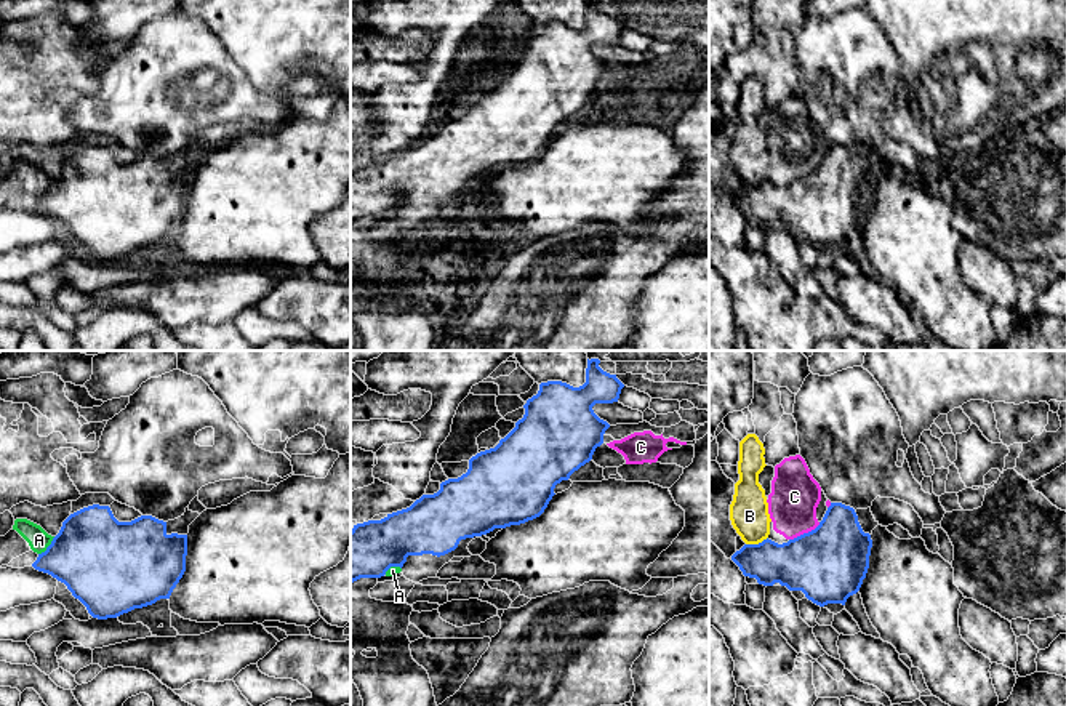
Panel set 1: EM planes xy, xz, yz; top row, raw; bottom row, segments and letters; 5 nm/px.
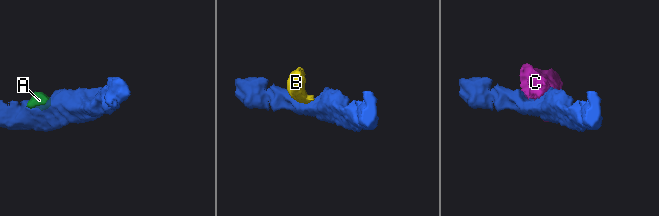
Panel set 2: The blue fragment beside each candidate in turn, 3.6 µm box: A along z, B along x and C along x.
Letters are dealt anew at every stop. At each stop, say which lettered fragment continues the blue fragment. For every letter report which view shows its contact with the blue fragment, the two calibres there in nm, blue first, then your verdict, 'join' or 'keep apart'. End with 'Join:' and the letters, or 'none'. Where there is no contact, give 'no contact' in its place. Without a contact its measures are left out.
A: meets blue in xy; 420 nm thick on the blue side, 110 nm on the other; keep apart
B: meets blue in yz; 260 nm thick on the blue side, 190 nm on the other; keep apart
C: meets blue in yz; 380 nm thick on the blue side, 240 nm on the other; keep apart
Join: none

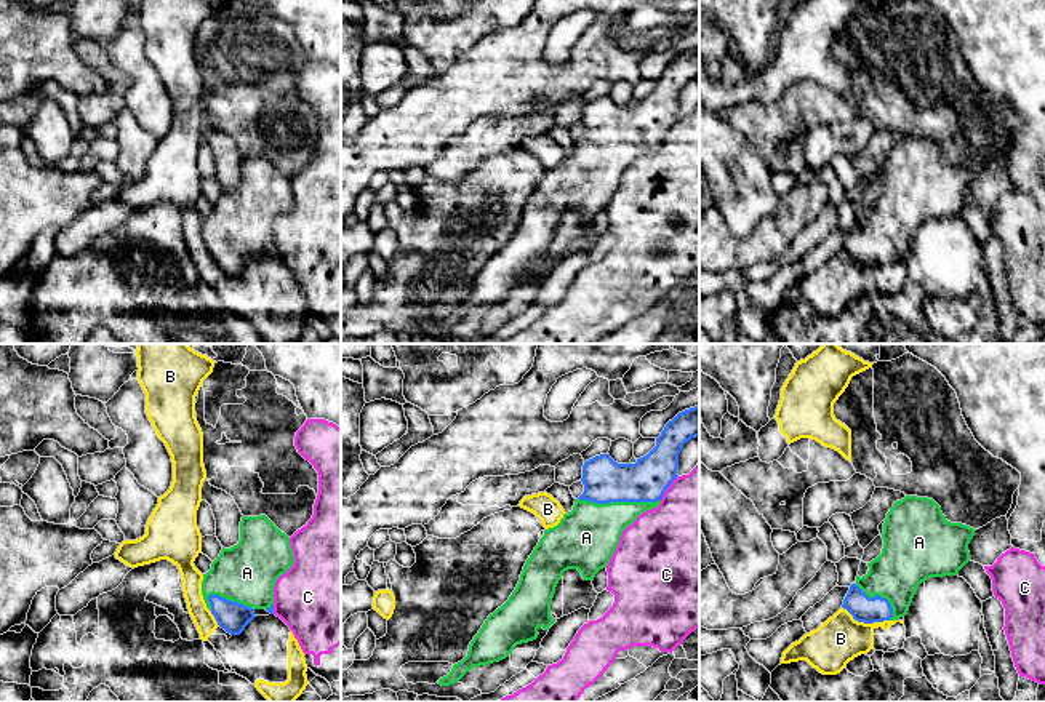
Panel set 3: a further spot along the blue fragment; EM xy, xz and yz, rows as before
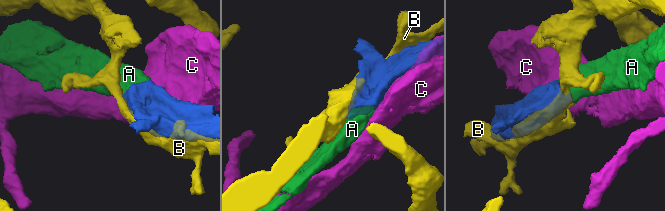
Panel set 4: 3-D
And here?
A: meets blue in xz; 220 nm thick on the blue side, 320 nm on the other; join
B: meets blue in yz; 130 nm thick on the blue side, 240 nm on the other; keep apart
C: meets blue in xz; 220 nm thick on the blue side, 460 nm on the other; keep apart
Join: A

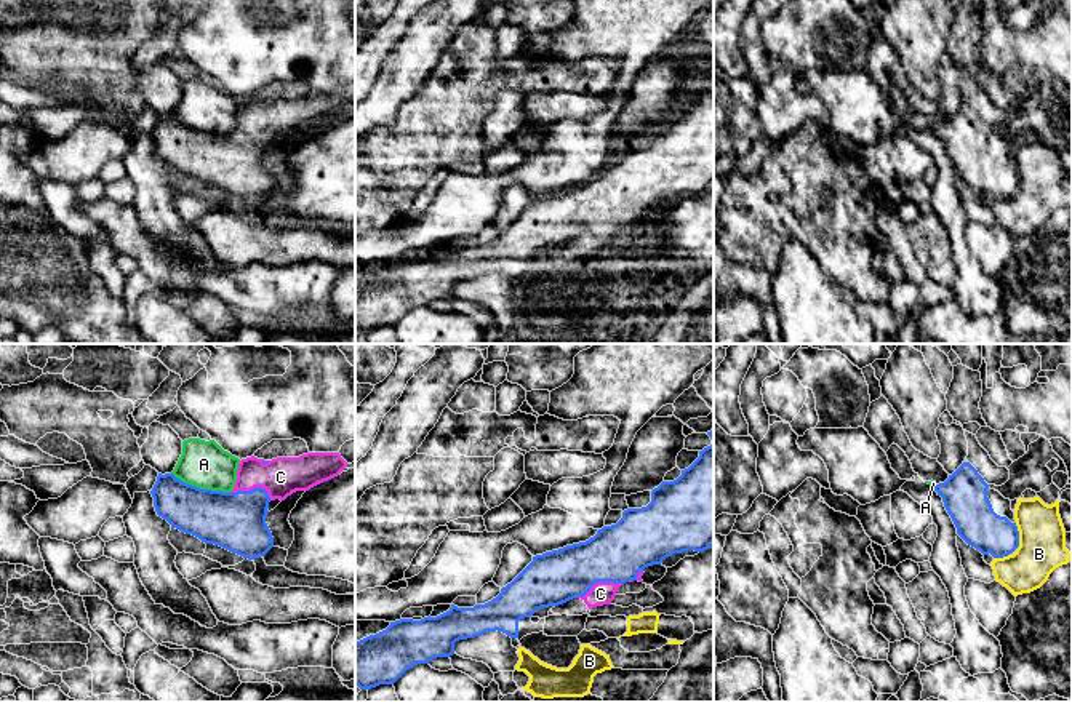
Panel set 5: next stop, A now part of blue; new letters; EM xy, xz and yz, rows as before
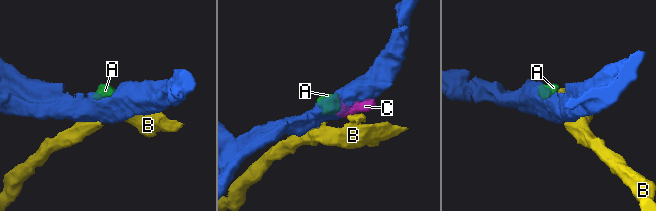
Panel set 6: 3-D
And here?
A: meets blue in xy; 300 nm thick on the blue side, 240 nm on the other; keep apart
B: meets blue in yz; 220 nm thick on the blue side, 240 nm on the other; keep apart
C: meets blue in xz; 280 nm thick on the blue side, 120 nm on the other; join
Join: C

